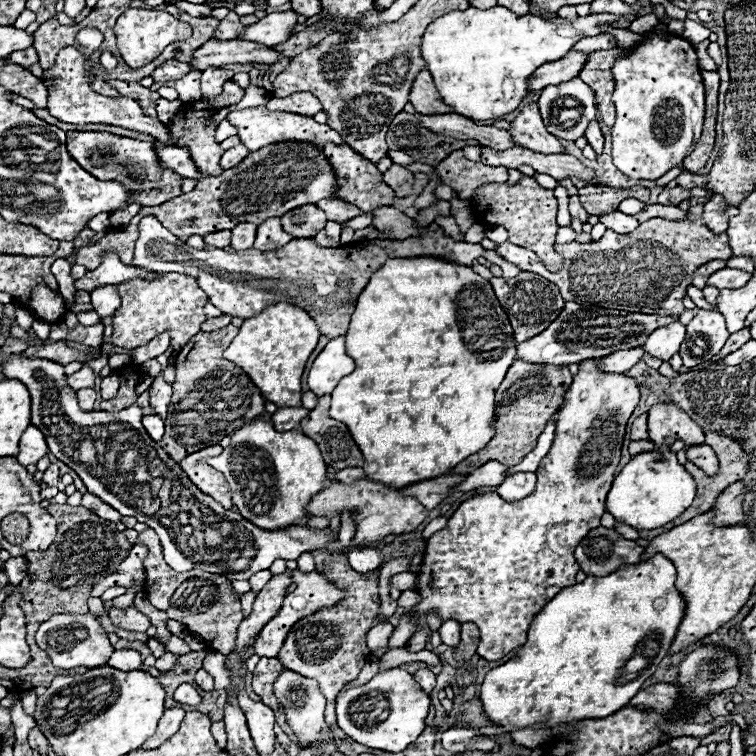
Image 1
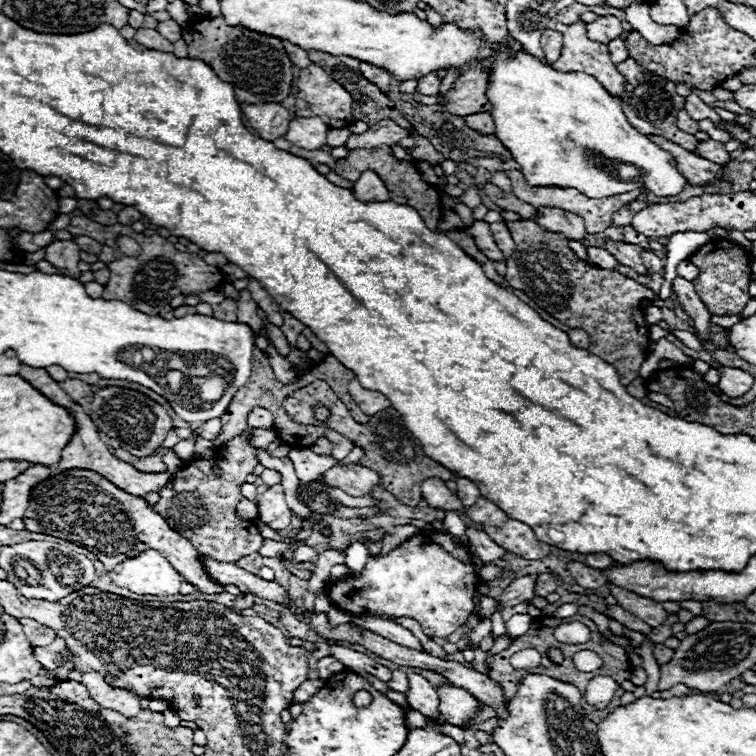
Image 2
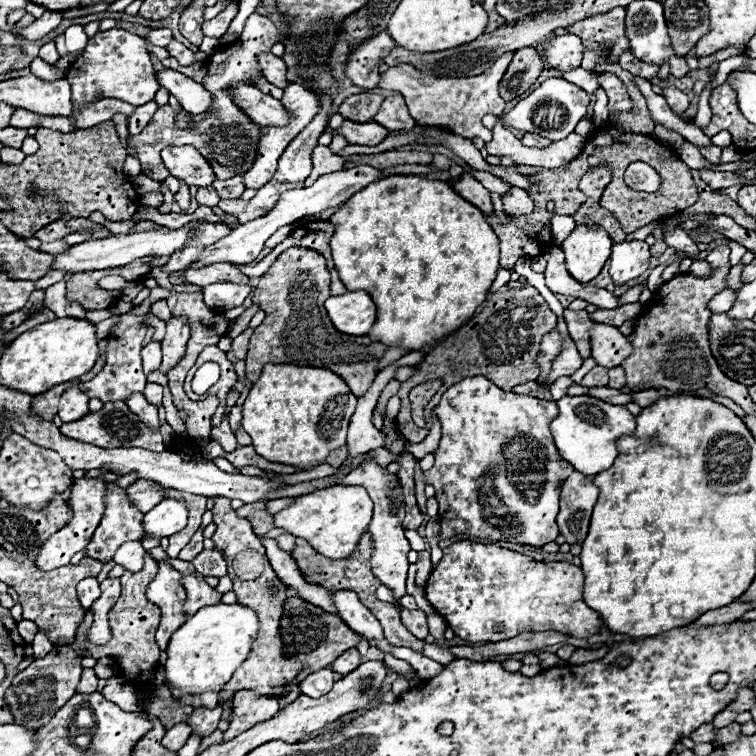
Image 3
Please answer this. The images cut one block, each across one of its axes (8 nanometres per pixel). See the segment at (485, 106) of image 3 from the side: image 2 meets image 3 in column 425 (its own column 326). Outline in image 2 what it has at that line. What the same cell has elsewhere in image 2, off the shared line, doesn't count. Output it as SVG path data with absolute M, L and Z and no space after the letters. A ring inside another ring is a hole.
M310 64L298 72L296 116L320 116L326 120L352 122L352 96L320 66Z

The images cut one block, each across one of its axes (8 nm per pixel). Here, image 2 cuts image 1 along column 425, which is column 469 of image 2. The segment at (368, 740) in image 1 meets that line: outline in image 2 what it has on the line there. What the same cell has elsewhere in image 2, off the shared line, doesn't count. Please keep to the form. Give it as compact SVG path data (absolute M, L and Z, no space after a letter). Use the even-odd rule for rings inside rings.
M454 684L438 686L438 698L440 698L440 710L438 718L426 718L434 724L452 724L458 728L470 728L470 718L474 718L480 712L480 702L464 688L456 688Z

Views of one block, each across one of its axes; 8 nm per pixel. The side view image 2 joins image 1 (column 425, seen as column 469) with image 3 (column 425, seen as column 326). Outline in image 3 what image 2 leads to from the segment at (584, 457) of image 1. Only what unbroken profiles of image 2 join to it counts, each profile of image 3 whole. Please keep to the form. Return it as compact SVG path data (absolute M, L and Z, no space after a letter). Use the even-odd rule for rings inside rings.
M460 540L444 548L442 560L432 570L424 592L434 610L446 620L454 634L468 642L502 642L522 632L556 630L574 638L588 638L602 630L600 616L582 600L582 572L570 562L536 562L530 556L500 548L496 544L478 544Z

